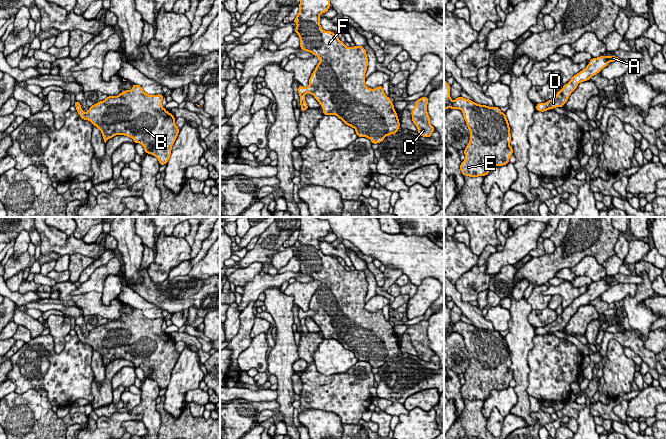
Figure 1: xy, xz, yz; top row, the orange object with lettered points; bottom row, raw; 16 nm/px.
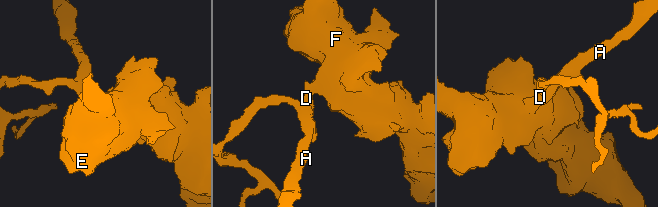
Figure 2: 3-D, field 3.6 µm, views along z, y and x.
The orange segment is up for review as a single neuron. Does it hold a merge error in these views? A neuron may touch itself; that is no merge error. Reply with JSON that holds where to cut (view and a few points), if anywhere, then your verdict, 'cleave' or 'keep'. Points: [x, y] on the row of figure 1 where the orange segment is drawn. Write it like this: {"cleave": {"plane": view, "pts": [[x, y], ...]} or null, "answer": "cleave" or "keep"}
{"cleave": null, "answer": "keep"}

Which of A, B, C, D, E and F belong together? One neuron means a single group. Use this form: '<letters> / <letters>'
A B C D E F

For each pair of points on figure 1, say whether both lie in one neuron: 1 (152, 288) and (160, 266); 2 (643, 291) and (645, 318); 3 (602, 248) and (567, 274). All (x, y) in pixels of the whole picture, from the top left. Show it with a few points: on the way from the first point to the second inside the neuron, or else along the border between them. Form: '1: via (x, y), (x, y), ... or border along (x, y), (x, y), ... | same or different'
1: border along (147, 272), (155, 283), (161, 283), (167, 277) | different
2: via (639, 298), (635, 304), (635, 308), (638, 311) | same
3: border along (569, 267), (560, 269), (554, 275) | different

